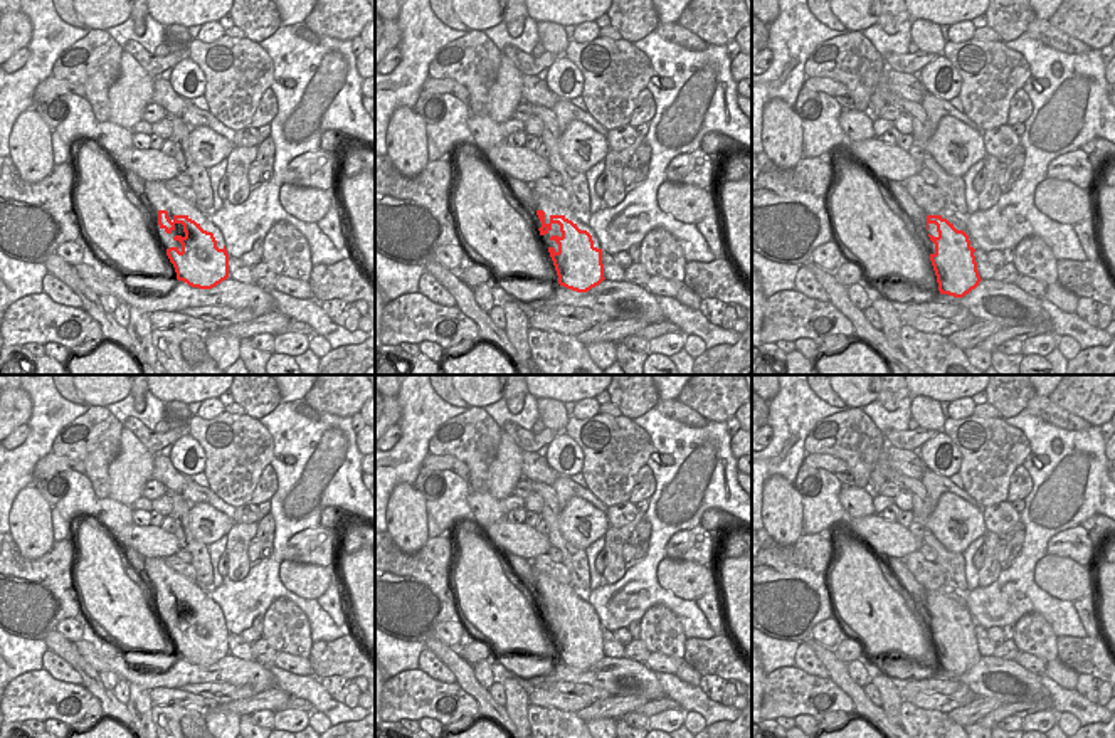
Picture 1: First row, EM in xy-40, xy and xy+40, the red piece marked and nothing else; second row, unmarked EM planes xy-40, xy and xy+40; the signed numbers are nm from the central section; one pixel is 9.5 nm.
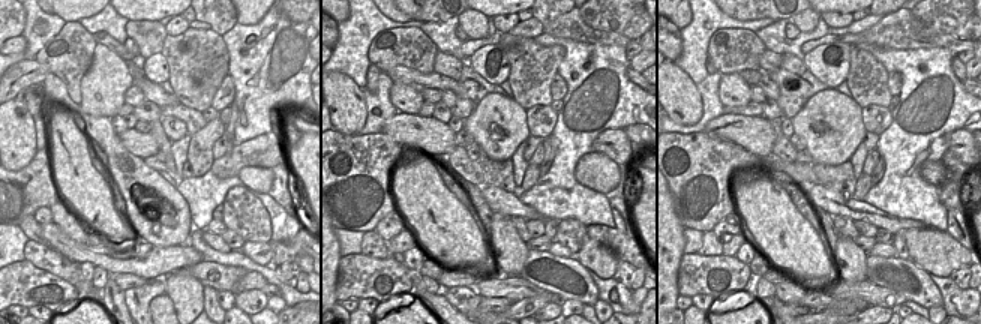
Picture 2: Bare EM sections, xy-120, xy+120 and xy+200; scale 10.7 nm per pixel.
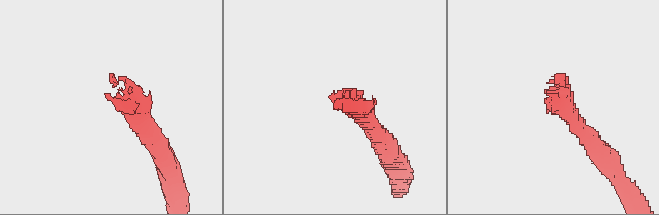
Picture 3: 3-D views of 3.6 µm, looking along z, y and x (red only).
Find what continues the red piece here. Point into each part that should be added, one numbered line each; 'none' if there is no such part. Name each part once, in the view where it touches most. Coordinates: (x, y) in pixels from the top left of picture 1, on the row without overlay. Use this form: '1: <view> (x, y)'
1: xy-40 (155, 569)

